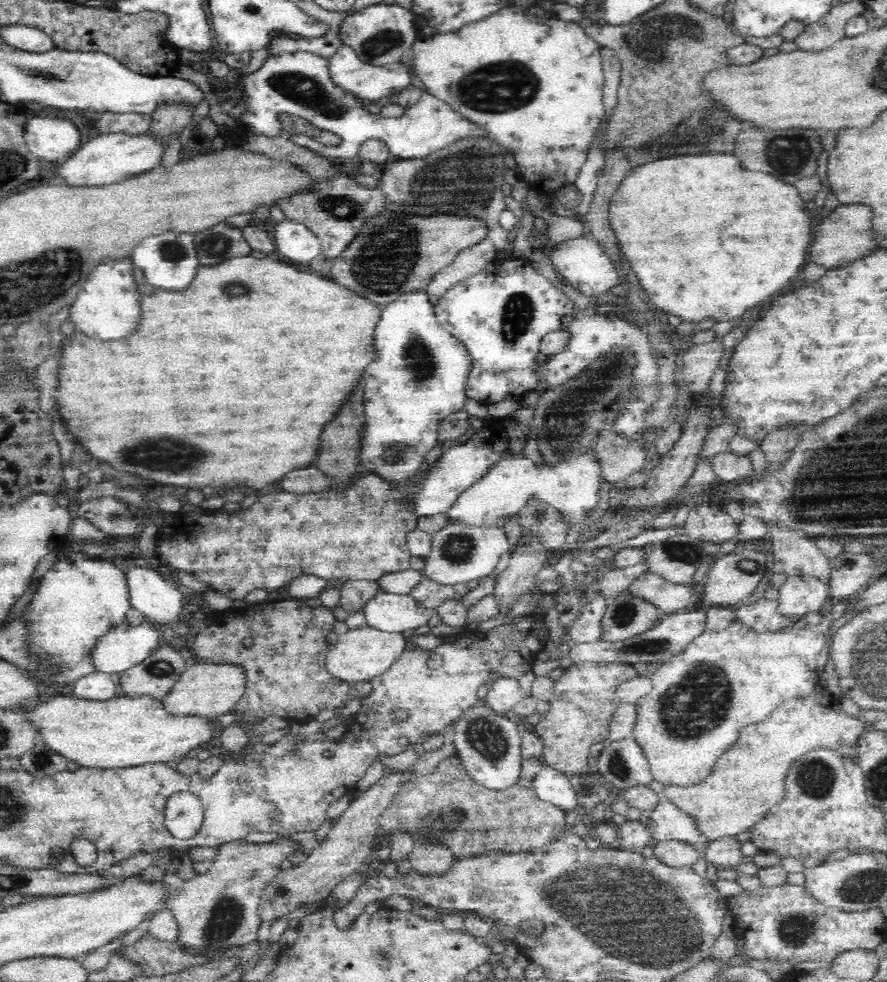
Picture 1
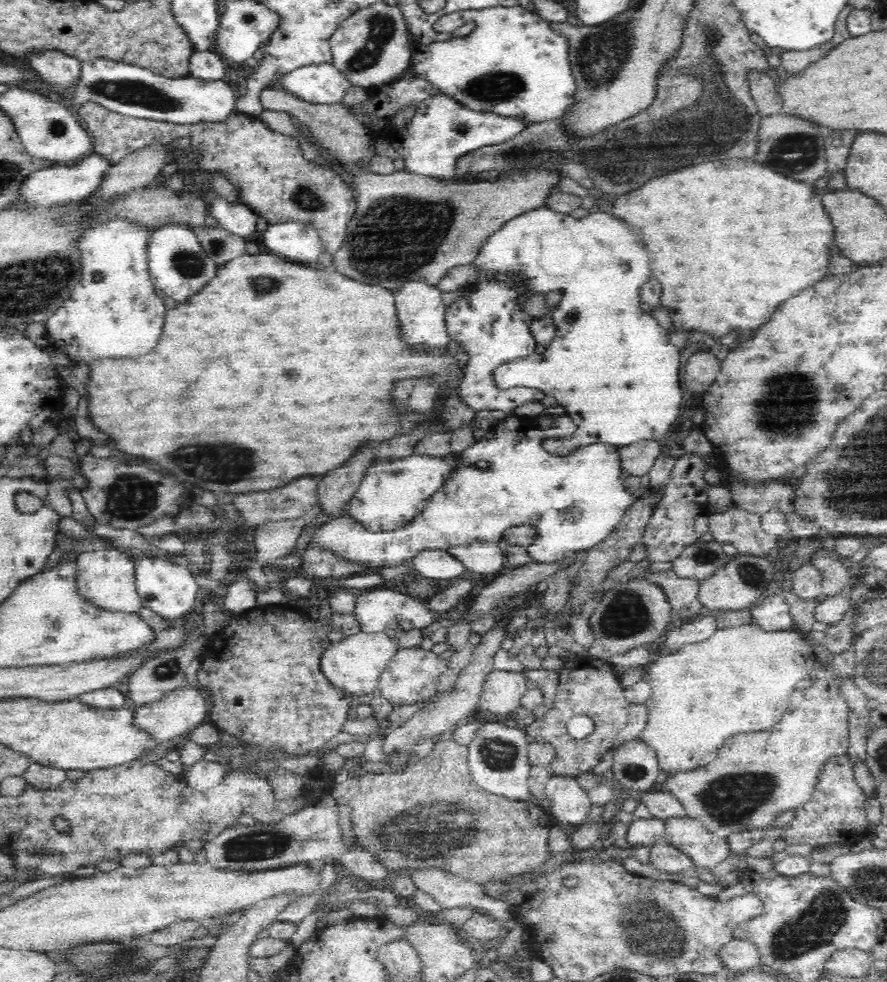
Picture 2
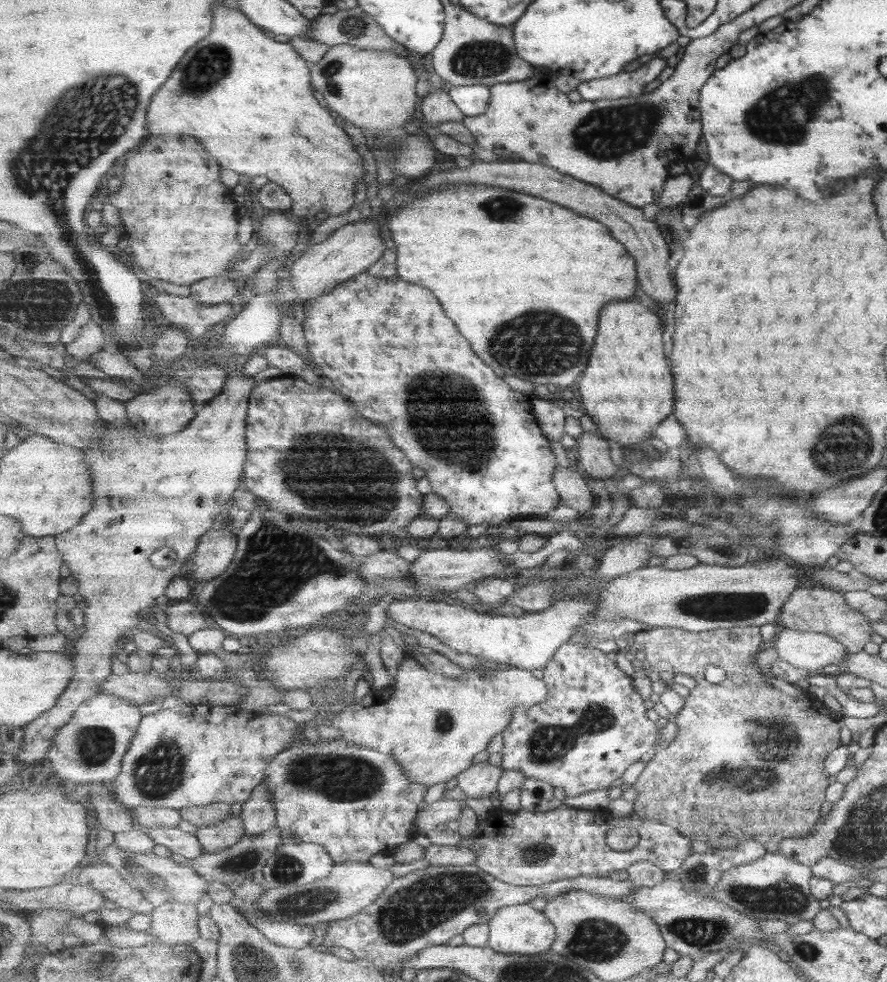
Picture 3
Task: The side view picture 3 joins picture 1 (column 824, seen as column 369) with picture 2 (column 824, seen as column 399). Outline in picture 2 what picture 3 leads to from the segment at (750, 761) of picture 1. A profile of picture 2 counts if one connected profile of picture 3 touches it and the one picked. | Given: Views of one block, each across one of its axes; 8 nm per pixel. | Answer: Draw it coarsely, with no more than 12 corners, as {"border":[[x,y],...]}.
{"border":[[836,674],[792,692],[770,732],[728,738],[662,784],[711,834],[768,830],[847,755]]}

